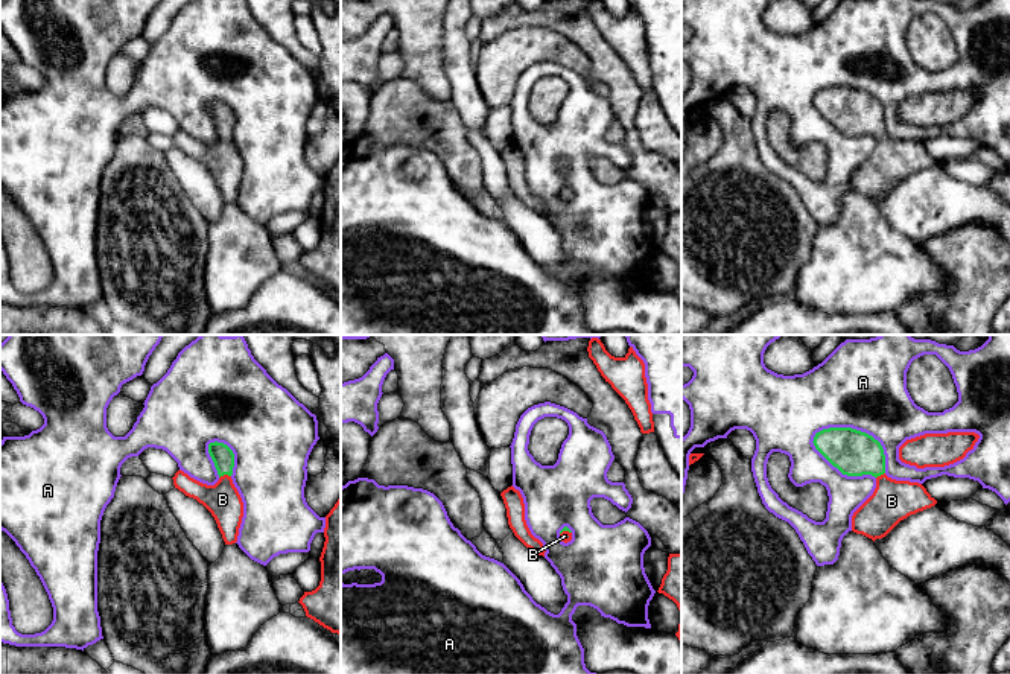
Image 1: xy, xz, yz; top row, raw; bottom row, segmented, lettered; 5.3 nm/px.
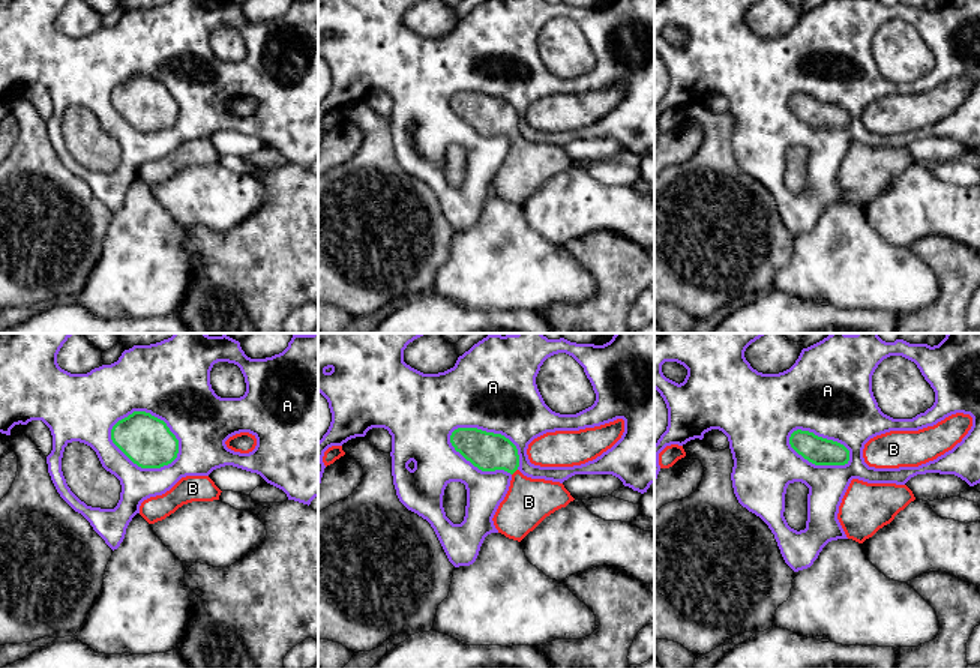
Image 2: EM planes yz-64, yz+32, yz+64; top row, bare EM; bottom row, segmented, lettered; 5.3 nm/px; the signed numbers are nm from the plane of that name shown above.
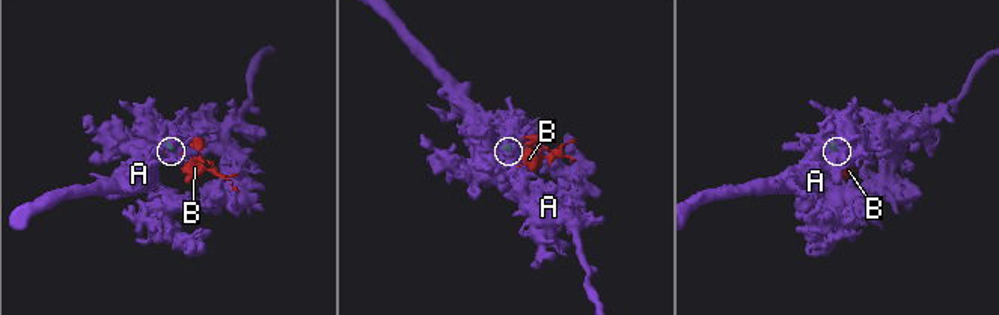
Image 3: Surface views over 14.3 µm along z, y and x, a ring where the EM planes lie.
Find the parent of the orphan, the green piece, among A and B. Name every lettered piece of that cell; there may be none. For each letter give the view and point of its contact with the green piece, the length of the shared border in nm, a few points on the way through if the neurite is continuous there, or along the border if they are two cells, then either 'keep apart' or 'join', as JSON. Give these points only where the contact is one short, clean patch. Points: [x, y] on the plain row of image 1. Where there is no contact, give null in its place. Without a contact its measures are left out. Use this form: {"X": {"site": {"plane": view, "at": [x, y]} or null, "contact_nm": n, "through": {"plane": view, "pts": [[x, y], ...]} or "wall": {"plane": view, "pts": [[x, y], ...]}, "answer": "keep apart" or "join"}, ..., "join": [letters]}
{"A": {"site": {"plane": "yz", "at": [860, 90]}, "contact_nm": 440, "answer": "keep apart"}, "B": {"site": {"plane": "xy", "at": [224, 133]}, "contact_nm": 70, "through": {"plane": "xy", "pts": [[222, 116], [224, 133], [222, 158]]}, "answer": "join"}, "join": ["B"]}

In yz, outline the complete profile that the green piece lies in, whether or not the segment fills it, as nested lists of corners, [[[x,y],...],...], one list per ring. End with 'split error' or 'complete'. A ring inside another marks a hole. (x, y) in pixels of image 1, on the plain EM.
[[[829,87],[817,91],[812,102],[843,134],[876,137],[873,154],[852,175],[852,190],[856,193],[875,201],[900,180],[937,163],[922,143],[888,137],[884,108],[865,91]]]; split error

